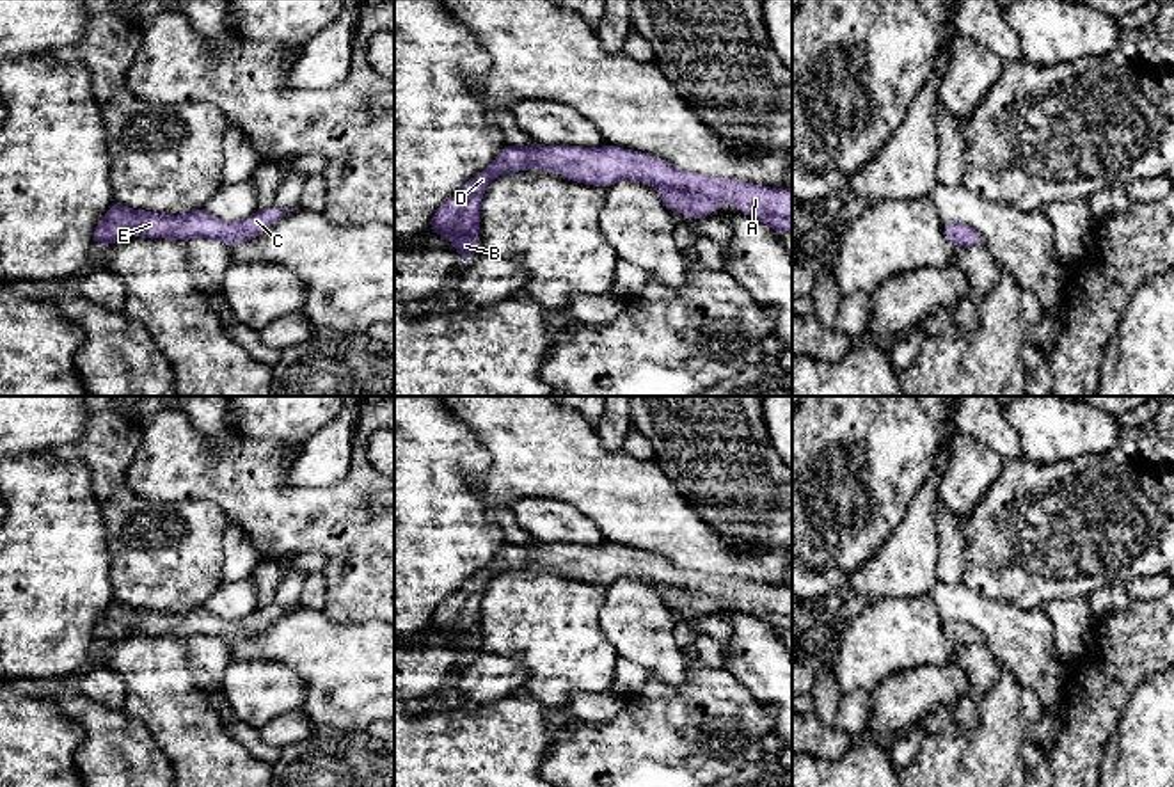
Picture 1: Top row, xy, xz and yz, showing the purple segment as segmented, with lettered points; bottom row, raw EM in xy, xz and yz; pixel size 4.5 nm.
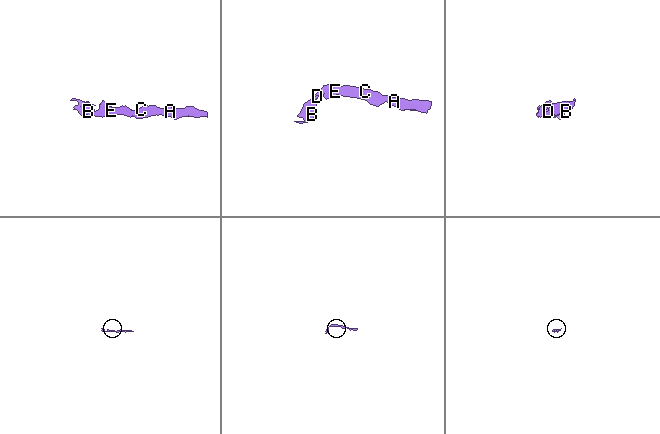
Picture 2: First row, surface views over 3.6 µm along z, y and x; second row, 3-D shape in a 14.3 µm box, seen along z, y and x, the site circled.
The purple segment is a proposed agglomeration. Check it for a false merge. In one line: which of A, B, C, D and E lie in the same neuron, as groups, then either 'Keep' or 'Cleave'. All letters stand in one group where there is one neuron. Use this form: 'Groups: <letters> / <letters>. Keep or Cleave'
Groups: A B C D E. Keep

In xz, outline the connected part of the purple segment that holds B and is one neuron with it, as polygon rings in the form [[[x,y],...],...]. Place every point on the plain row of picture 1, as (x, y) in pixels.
[[[606,542],[604,545],[506,544],[494,561],[467,579],[458,592],[444,599],[430,618],[430,627],[449,636],[467,659],[478,648],[481,593],[487,583],[506,570],[547,567],[572,579],[607,586],[616,579],[638,577],[657,588],[671,611],[682,609],[700,618],[716,604],[735,600],[778,631],[792,629],[792,586],[767,586],[737,577],[719,577],[684,570],[645,551]]]

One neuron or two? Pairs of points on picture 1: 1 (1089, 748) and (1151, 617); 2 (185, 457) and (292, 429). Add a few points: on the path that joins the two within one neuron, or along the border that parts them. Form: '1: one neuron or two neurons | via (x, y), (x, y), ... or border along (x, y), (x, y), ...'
1: one neuron | via (1089, 716), (1098, 686), (1128, 649)
2: two neurons | border along (233, 430), (295, 453)

